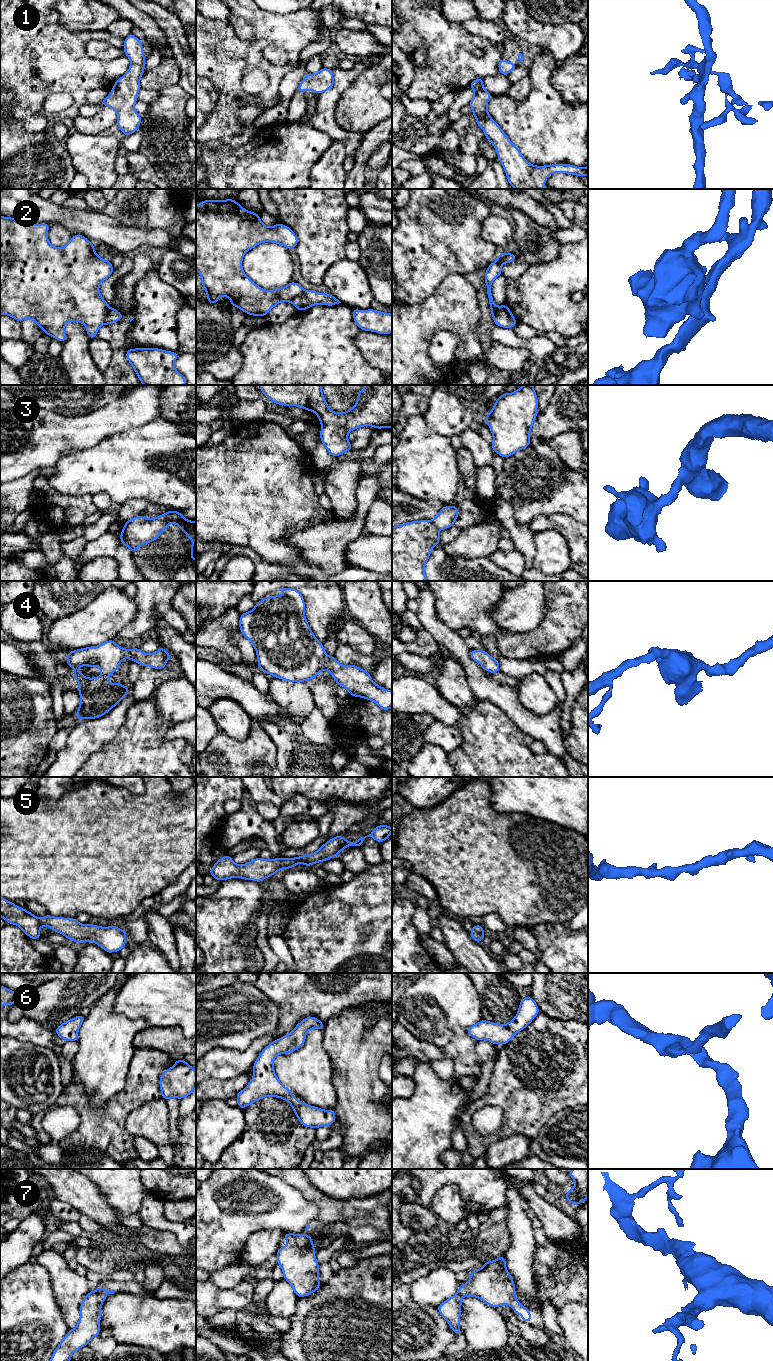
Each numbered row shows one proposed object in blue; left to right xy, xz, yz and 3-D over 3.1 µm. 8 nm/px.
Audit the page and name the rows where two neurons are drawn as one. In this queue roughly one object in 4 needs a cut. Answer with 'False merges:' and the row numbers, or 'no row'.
False merges: 2

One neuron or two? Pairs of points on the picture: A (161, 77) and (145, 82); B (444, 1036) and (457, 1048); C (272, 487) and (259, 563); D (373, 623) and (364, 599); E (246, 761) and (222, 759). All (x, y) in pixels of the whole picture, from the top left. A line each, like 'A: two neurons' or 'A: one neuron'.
A: one neuron
B: two neurons
C: two neurons
D: one neuron
E: one neuron

